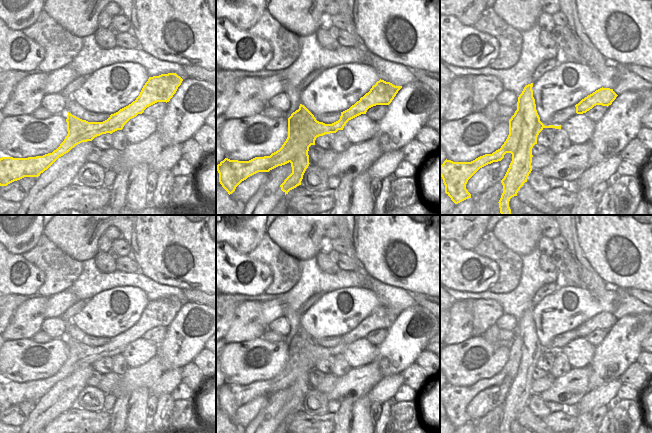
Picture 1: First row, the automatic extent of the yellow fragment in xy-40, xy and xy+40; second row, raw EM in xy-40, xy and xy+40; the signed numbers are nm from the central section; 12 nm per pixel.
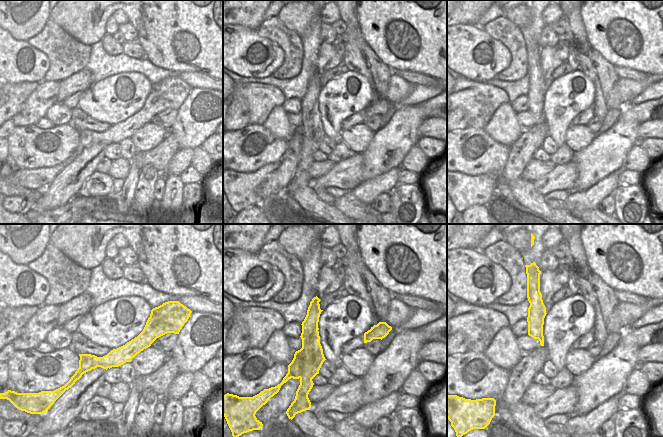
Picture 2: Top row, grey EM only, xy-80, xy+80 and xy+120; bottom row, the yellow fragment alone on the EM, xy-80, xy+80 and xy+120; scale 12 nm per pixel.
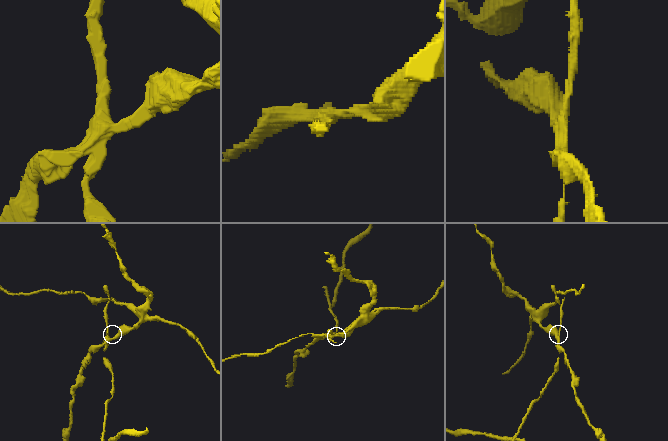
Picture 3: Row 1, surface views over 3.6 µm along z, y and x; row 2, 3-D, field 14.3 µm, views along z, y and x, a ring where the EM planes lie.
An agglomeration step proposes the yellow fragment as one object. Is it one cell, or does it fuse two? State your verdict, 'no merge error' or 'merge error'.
merge error

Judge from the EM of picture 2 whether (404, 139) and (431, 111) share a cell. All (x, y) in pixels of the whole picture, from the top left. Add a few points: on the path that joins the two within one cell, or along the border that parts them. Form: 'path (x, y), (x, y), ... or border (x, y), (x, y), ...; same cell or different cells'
border (416, 106), (422, 110), (423, 118); different cells

